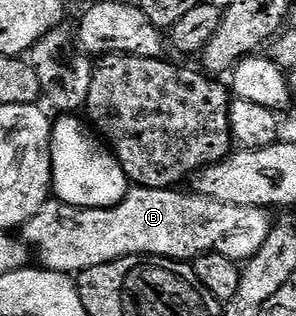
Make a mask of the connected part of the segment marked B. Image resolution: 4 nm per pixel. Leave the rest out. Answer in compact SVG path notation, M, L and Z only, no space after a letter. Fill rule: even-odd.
M132 187L129 188L128 194L114 207L74 207L65 201L49 199L49 201L40 208L38 215L34 215L34 219L30 219L23 225L22 240L24 244L32 250L35 260L39 262L43 268L49 269L50 271L58 271L59 273L78 275L90 267L102 267L102 263L110 263L114 259L122 259L123 257L168 257L172 261L188 263L202 256L204 253L217 253L218 255L226 255L230 259L234 259L237 263L243 263L247 261L248 258L253 257L255 253L264 246L268 234L271 233L274 228L274 220L272 221L273 214L267 209L231 205L230 203L222 203L218 199L203 197L201 193L195 191L179 193L180 191L181 190L176 187L170 189L141 189L139 187Z

